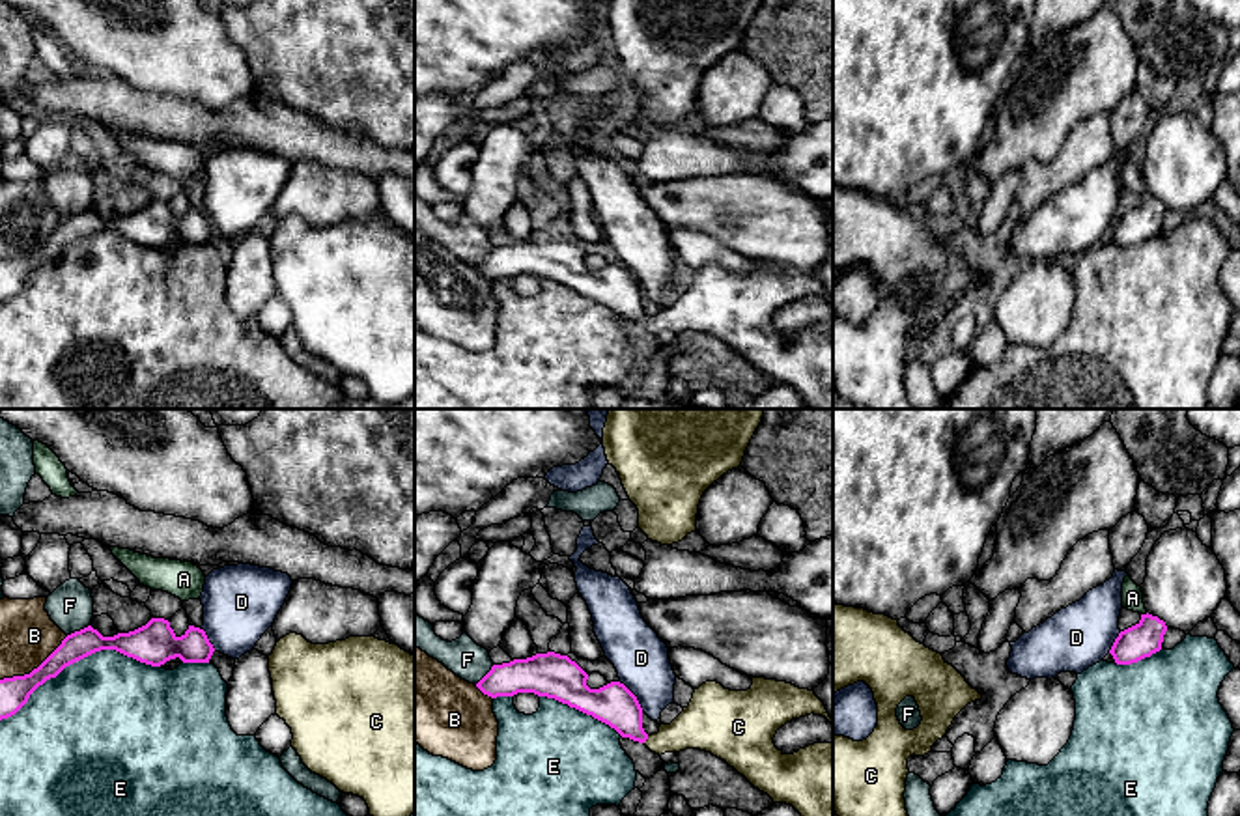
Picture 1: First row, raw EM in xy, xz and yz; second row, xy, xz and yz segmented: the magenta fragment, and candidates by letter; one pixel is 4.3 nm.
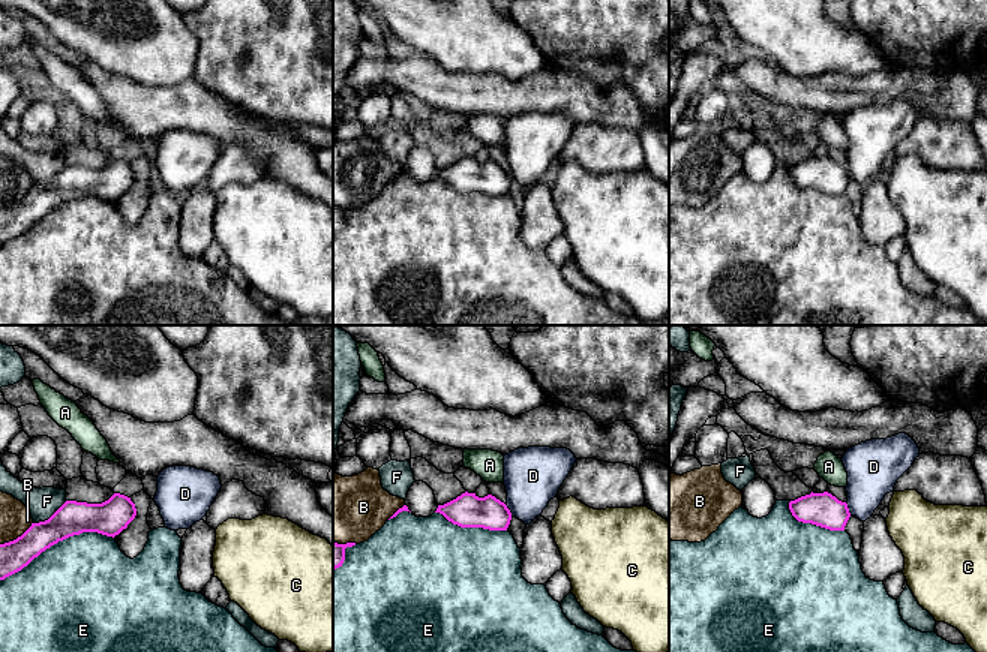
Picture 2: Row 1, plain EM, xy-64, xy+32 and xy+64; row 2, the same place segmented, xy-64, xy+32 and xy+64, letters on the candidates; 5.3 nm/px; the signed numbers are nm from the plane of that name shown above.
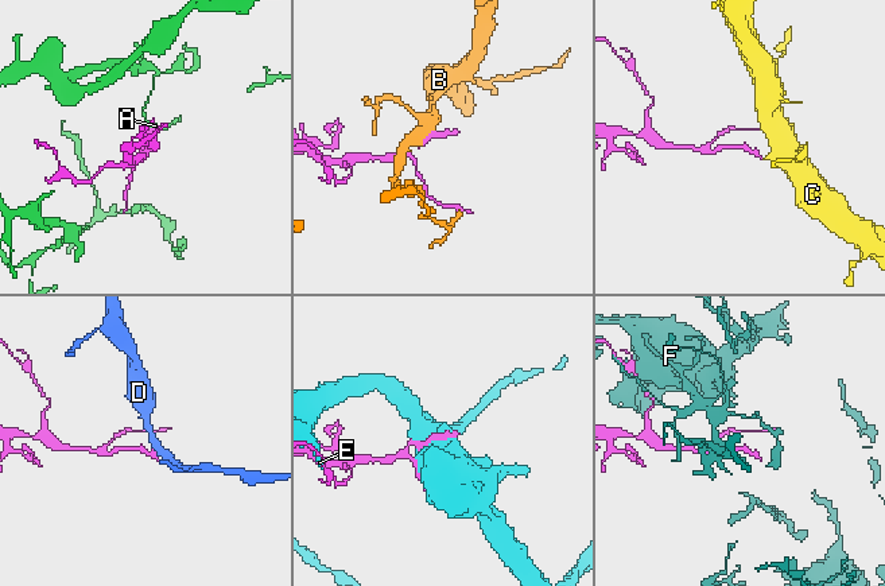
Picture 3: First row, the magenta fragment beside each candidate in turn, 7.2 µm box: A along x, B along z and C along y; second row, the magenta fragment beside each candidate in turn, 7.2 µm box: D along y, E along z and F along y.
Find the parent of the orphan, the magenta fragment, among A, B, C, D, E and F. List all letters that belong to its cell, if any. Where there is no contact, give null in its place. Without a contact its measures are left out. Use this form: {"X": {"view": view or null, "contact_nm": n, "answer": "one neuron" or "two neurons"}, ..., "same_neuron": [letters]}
{"A": {"view": "yz", "contact_nm": 30, "answer": "two neurons"}, "B": {"view": "xy", "contact_nm": 360, "answer": "two neurons"}, "C": {"view": "xz", "contact_nm": 40, "answer": "one neuron"}, "D": {"view": "xz", "contact_nm": 170, "answer": "two neurons"}, "E": {"view": "xy", "contact_nm": 750, "answer": "two neurons"}, "F": {"view": "xy", "contact_nm": 110, "answer": "two neurons"}, "same_neuron": ["C"]}

